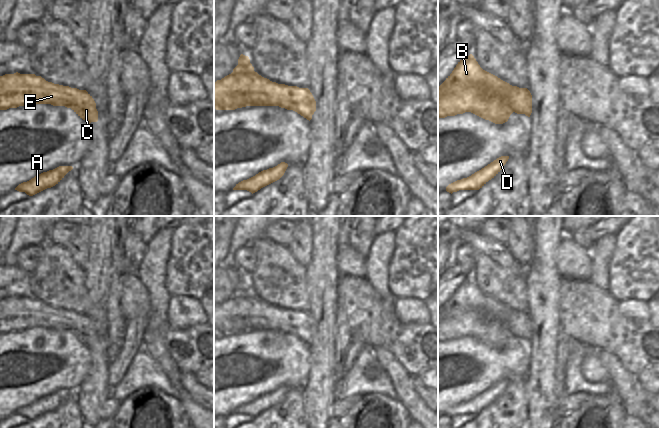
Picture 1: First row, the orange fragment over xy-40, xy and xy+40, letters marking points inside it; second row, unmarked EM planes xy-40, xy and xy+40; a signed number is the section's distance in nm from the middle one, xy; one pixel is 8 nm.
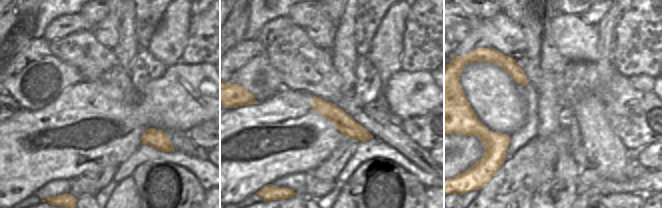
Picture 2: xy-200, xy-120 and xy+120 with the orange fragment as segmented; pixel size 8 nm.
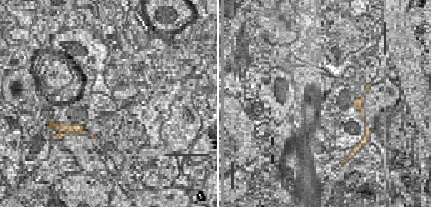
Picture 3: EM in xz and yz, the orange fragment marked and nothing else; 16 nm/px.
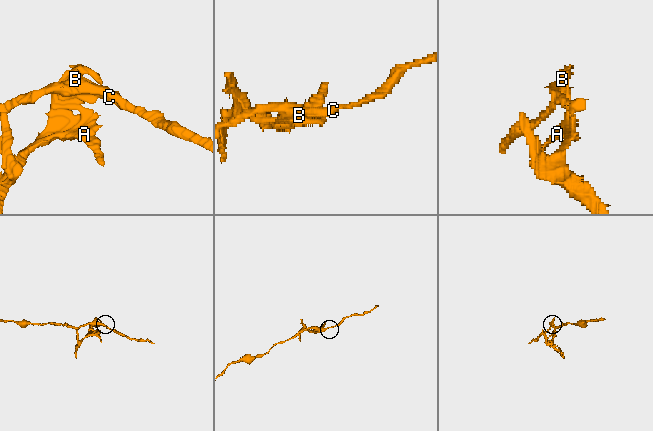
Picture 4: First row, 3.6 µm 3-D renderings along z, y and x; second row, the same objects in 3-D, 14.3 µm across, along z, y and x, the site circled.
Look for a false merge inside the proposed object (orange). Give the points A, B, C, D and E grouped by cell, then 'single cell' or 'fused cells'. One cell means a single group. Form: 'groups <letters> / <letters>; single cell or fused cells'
groups A B D / C E; fused cells

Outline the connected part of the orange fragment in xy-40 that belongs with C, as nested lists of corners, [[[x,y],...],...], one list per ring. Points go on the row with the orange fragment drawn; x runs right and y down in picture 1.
[[[32,74],[0,76],[0,110],[29,104],[65,106],[89,125],[98,121],[96,103],[86,90],[50,84],[41,76],[35,78]]]

